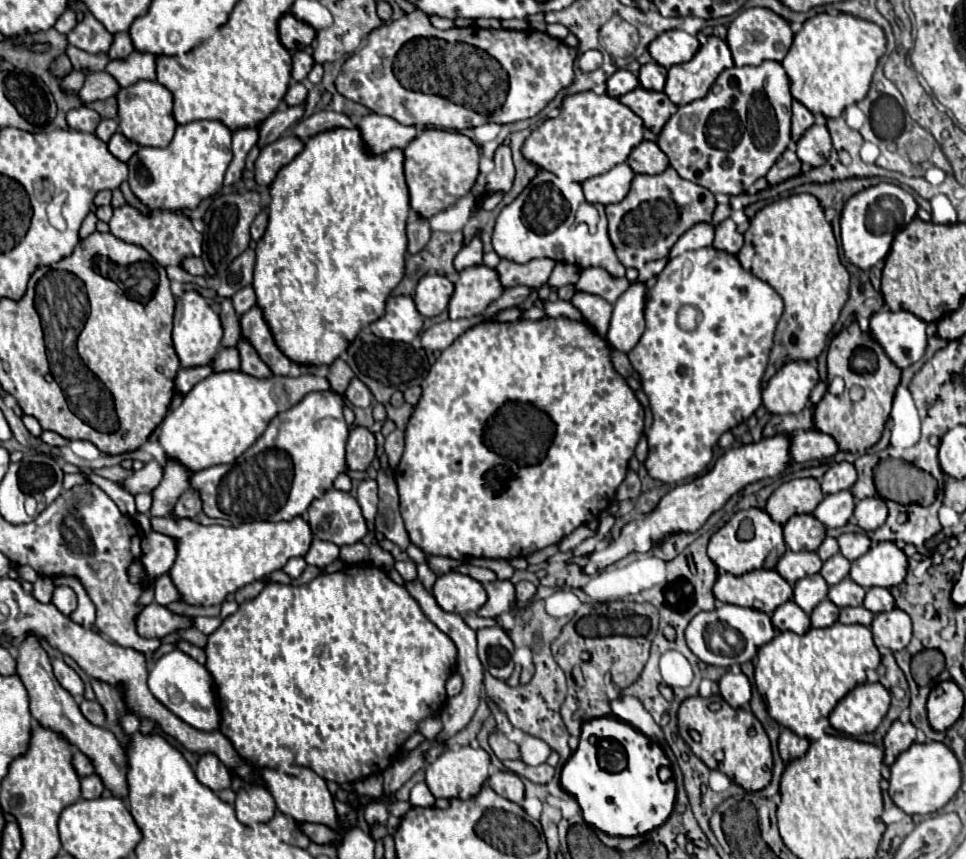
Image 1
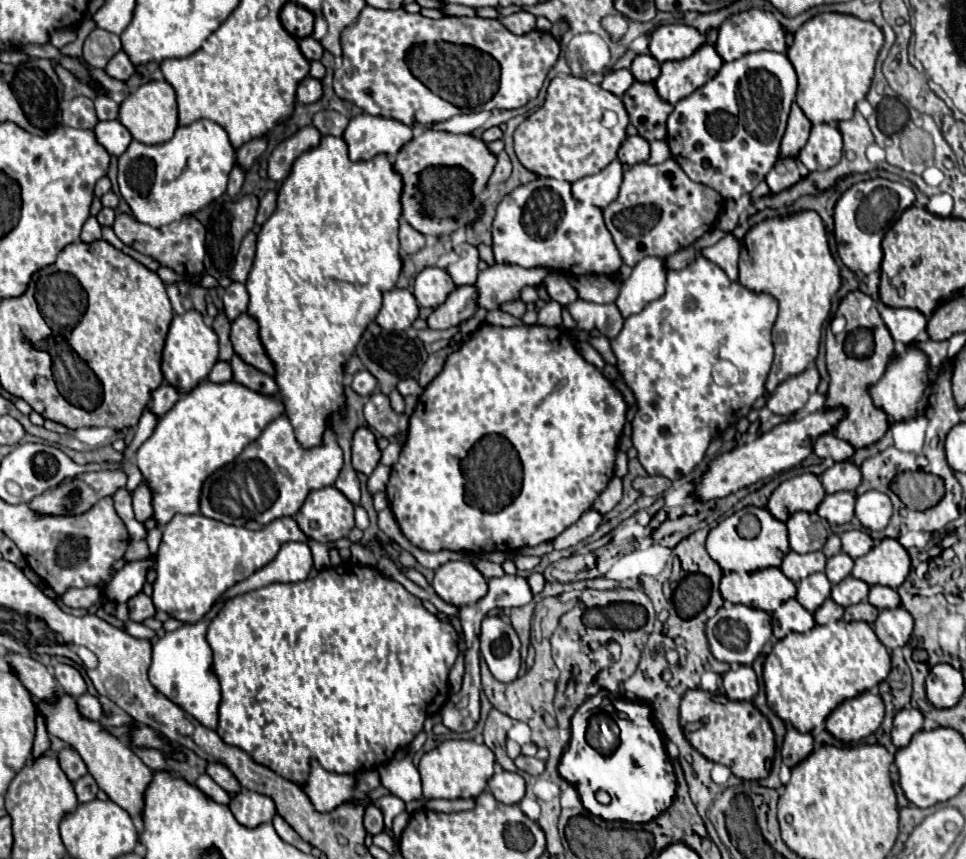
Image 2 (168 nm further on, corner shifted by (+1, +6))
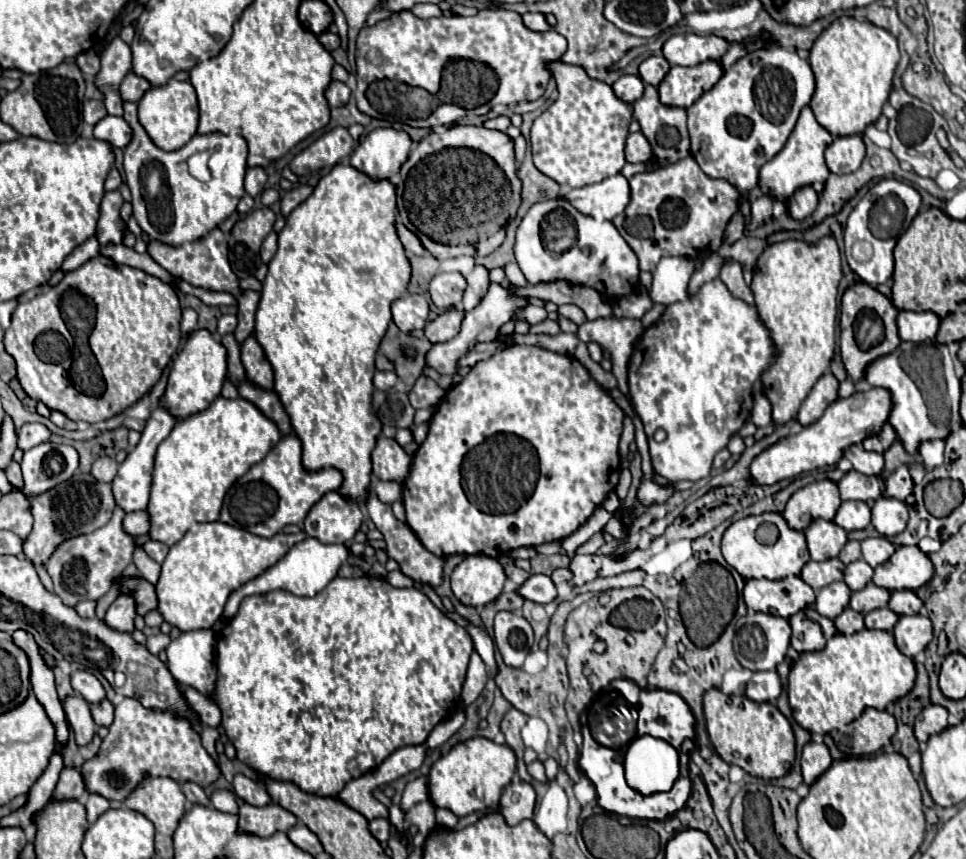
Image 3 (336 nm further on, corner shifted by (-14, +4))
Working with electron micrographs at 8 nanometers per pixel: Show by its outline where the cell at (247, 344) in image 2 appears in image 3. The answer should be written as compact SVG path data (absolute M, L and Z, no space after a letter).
M253 335L241 345L241 363L251 383L255 383L257 387L267 387L267 391L273 389L273 369Z

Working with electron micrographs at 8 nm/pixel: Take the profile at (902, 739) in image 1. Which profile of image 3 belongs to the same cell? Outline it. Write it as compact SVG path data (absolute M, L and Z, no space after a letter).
M927 705L915 721L915 737L925 743L931 735L937 735L949 727L947 709L939 705Z

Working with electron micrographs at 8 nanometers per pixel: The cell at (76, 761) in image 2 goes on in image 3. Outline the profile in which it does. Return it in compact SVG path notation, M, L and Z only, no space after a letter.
M65 767L61 771L61 777L59 777L59 783L53 791L51 801L67 801L67 799L81 801L85 797L85 793L87 793L87 789L85 789L85 783L83 783L83 777L81 777L79 769Z

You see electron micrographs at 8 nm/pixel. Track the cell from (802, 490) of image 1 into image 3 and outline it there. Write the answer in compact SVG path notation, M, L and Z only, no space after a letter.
M829 479L815 481L795 491L795 495L791 495L783 511L783 517L791 529L805 531L815 519L833 521L839 505L841 499L837 491L837 483Z

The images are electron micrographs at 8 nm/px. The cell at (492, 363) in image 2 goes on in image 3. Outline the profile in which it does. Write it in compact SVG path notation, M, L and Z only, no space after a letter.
M511 345L505 351L493 355L487 361L479 361L465 379L447 391L445 399L437 405L435 415L431 417L431 427L427 439L421 443L413 455L413 467L409 477L403 483L403 505L407 513L407 525L415 531L419 541L427 551L439 557L449 555L475 555L483 553L489 557L499 557L517 547L537 547L549 541L561 541L579 529L595 511L597 505L615 489L619 481L621 461L619 461L619 435L623 427L623 411L615 405L611 395L597 385L587 369L569 355L559 355L547 349L529 347L529 345Z

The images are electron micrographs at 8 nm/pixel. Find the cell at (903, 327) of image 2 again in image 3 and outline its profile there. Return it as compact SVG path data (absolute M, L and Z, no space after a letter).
M901 311L897 317L897 325L899 325L901 341L923 343L923 341L929 341L937 335L939 317L931 311L925 311L925 313Z

